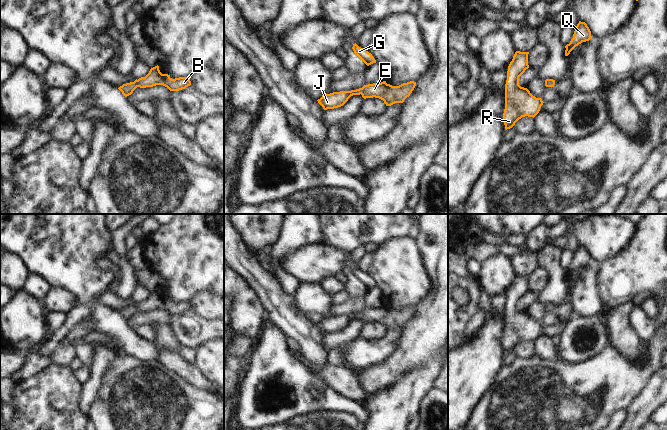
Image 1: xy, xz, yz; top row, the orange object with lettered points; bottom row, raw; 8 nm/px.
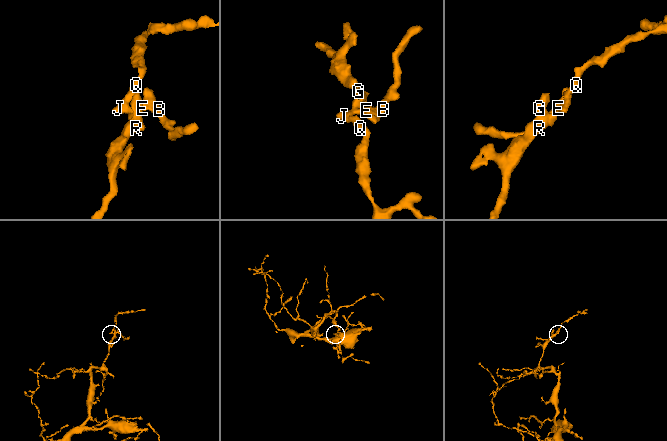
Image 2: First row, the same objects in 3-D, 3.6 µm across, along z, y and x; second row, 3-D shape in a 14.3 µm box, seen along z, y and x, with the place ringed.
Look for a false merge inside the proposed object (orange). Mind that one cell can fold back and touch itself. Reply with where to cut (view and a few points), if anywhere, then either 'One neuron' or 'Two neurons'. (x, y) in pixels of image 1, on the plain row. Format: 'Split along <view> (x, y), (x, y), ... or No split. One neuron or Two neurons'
No split. One neuron

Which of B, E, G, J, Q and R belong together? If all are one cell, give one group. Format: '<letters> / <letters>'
B E G J Q R

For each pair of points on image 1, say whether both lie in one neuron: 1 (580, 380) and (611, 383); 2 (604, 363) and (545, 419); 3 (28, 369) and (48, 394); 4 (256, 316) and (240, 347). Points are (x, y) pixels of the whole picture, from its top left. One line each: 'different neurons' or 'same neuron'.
1: same neuron
2: same neuron
3: different neurons
4: different neurons

